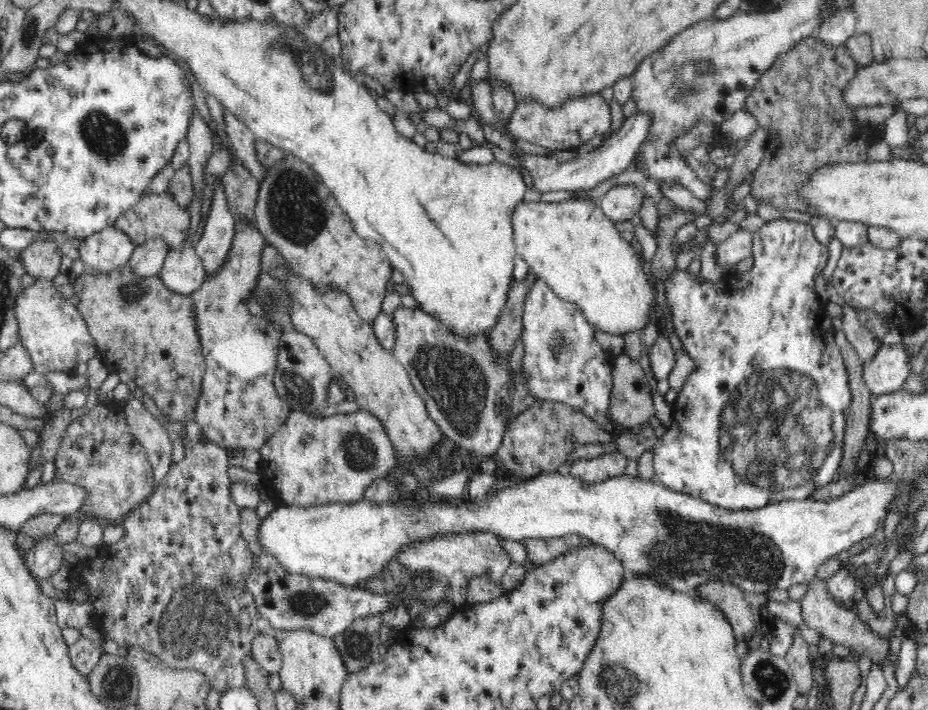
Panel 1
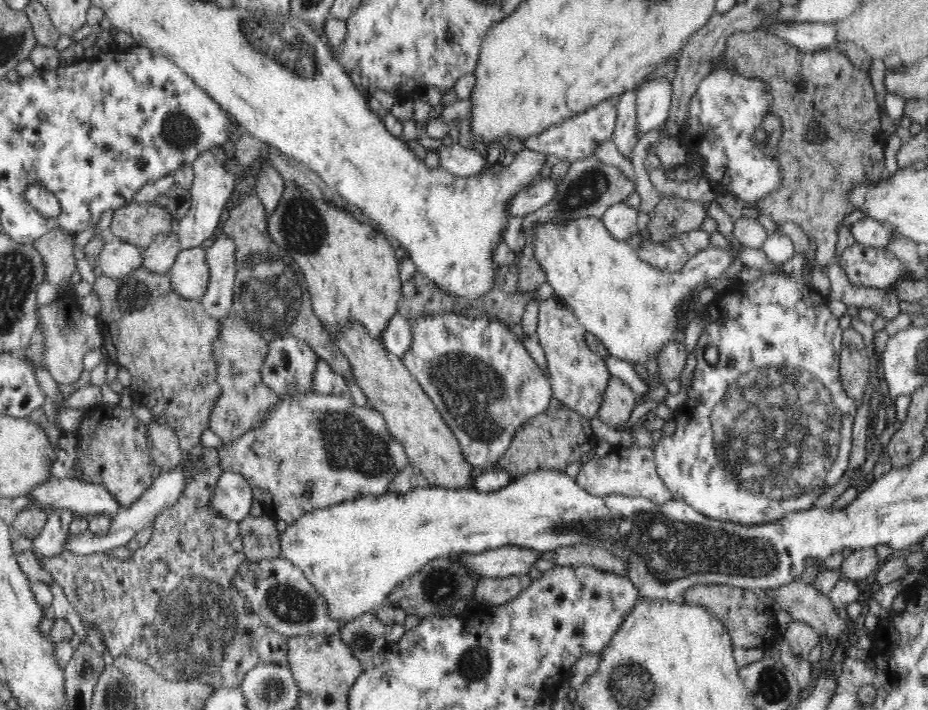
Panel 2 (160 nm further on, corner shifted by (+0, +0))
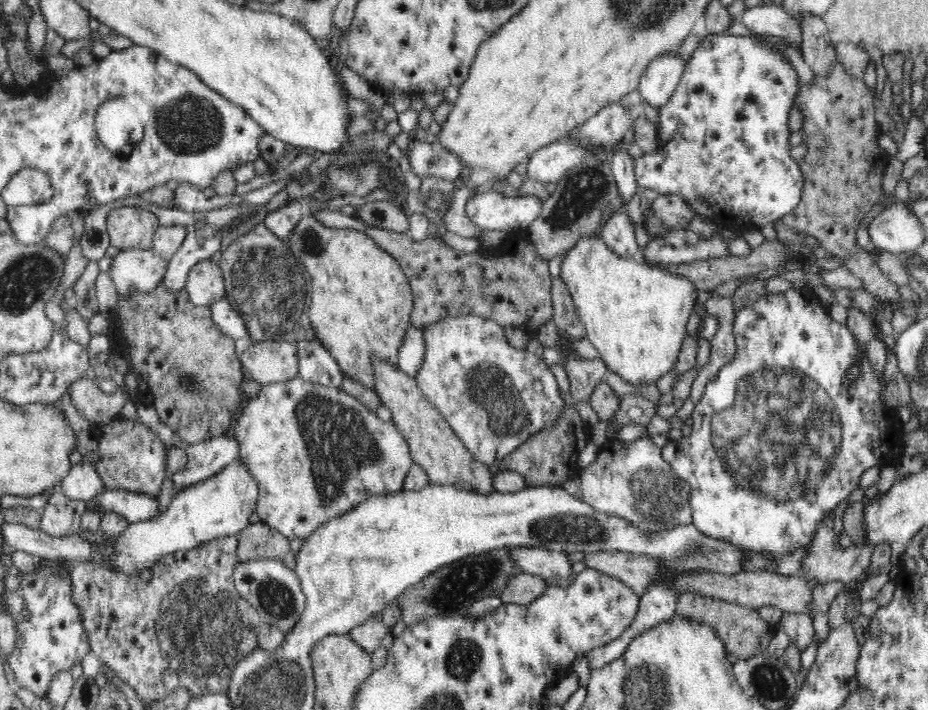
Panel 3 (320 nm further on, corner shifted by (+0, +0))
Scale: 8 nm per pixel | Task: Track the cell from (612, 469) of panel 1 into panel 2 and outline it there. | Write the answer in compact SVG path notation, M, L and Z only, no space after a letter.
M630 446L622 449L612 448L606 456L594 456L583 463L576 477L577 483L594 495L626 494L641 495L652 502L668 502L673 498L666 483L658 476L654 462L654 447Z

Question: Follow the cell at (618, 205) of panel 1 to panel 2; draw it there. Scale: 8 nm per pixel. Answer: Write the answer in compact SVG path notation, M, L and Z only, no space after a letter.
M625 201L608 208L603 214L602 222L616 240L628 241L630 236L640 231L636 224L638 211L626 205Z

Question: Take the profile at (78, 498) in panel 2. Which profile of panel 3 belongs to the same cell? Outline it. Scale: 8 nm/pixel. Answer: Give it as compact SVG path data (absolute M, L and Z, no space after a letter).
M105 487L94 500L105 508L105 512L114 512L130 523L149 521L158 514L158 498L155 495Z

